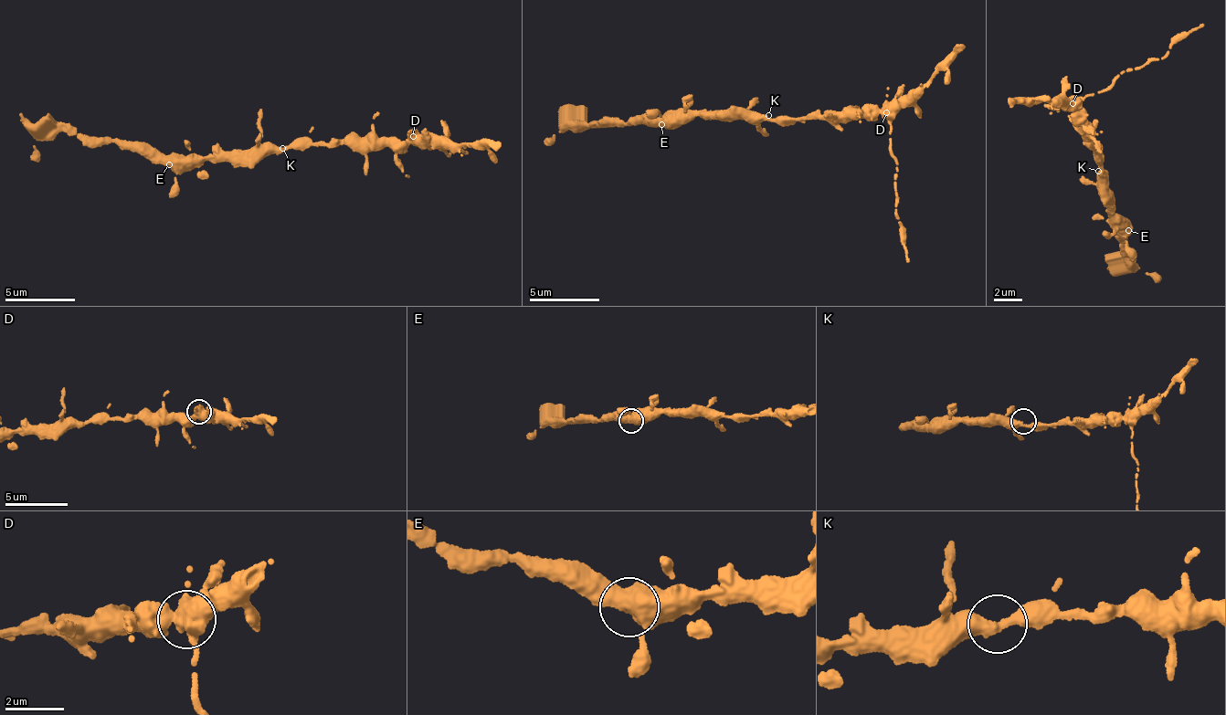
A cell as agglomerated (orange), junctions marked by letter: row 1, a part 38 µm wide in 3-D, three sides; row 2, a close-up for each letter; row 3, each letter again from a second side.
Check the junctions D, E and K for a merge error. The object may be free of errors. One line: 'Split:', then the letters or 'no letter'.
Split: D

